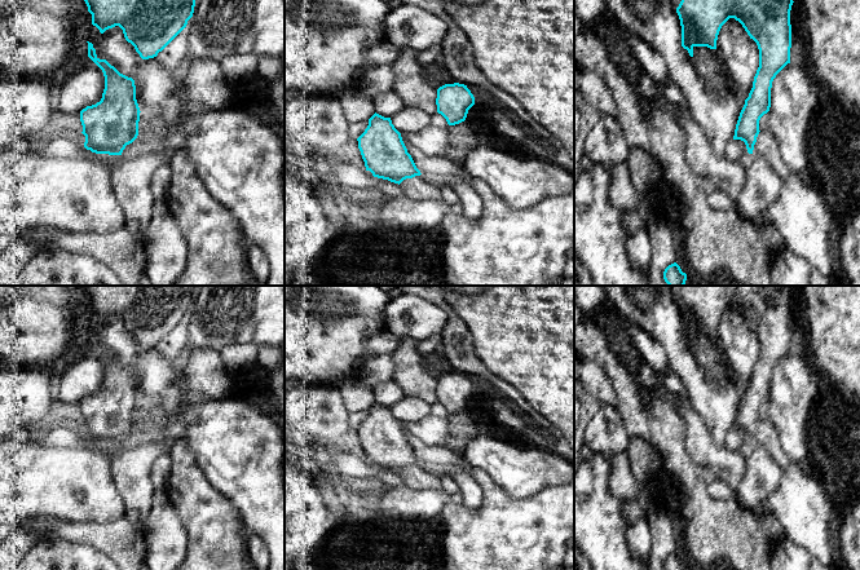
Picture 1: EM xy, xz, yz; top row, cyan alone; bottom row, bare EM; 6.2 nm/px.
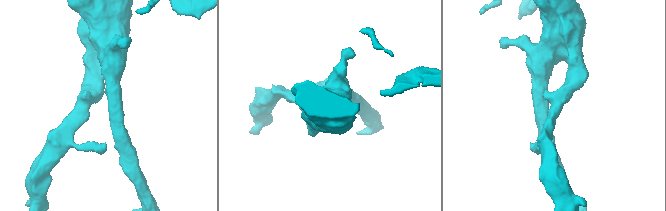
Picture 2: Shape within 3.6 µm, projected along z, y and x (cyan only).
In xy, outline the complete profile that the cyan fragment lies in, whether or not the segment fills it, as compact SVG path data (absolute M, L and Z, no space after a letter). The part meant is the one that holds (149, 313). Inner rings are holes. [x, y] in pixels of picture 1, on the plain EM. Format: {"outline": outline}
{"outline": "M81 286L101 323L119 315L142 349L154 348L188 314L197 286Z"}

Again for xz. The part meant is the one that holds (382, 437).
{"outline": "M375 402L357 430L366 460L374 467L398 473L403 485L415 490L442 489L440 474L416 458L391 407Z"}

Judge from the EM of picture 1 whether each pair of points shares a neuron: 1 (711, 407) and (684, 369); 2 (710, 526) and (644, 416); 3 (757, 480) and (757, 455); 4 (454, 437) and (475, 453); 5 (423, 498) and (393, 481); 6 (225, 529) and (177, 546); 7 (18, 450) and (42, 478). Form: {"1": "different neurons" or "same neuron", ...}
{"1": "same neuron", "2": "same neuron", "3": "same neuron", "4": "different neurons", "5": "different neurons", "6": "different neurons", "7": "same neuron"}

